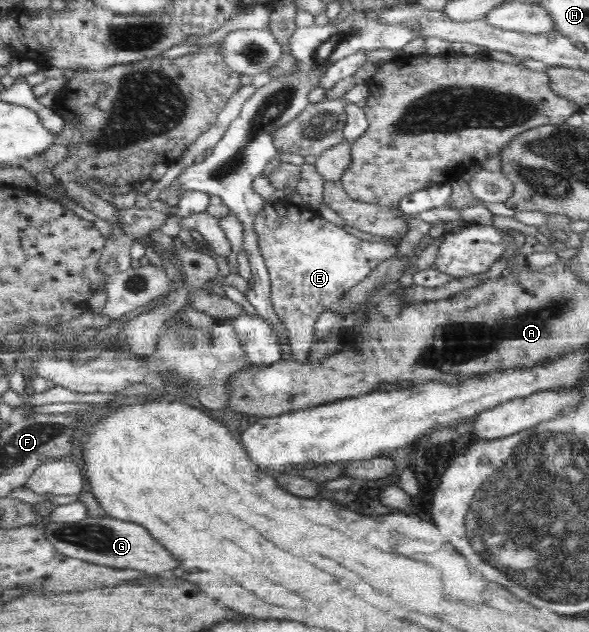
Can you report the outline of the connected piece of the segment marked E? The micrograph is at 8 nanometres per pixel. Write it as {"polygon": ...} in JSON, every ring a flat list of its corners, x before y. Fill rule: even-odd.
{"polygon":[[285,199,267,202,262,211,256,215,253,225,260,248,260,256,264,258,271,283,270,301,275,315,287,331,287,342,291,349,291,359,296,362,308,361,310,347,316,343,314,339,314,323,316,319,333,307,349,289,369,277,380,263,396,253,396,246,380,241,365,241,350,234,342,226,324,220,317,212,305,205,294,205]]}

